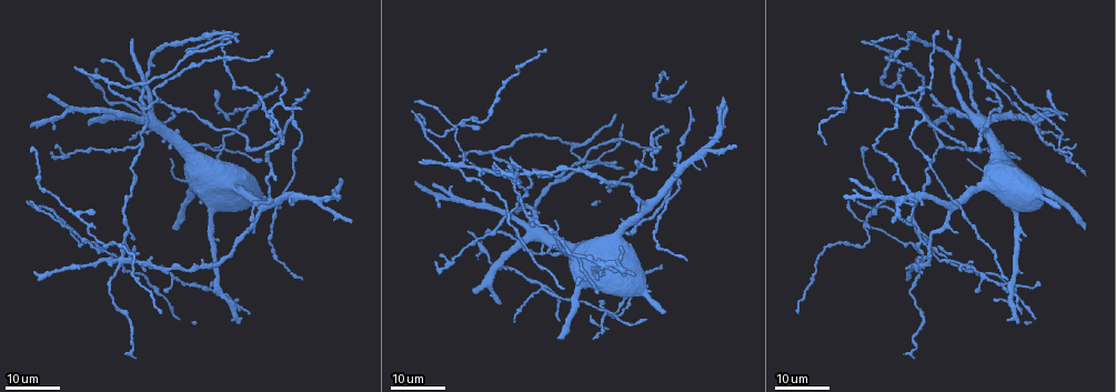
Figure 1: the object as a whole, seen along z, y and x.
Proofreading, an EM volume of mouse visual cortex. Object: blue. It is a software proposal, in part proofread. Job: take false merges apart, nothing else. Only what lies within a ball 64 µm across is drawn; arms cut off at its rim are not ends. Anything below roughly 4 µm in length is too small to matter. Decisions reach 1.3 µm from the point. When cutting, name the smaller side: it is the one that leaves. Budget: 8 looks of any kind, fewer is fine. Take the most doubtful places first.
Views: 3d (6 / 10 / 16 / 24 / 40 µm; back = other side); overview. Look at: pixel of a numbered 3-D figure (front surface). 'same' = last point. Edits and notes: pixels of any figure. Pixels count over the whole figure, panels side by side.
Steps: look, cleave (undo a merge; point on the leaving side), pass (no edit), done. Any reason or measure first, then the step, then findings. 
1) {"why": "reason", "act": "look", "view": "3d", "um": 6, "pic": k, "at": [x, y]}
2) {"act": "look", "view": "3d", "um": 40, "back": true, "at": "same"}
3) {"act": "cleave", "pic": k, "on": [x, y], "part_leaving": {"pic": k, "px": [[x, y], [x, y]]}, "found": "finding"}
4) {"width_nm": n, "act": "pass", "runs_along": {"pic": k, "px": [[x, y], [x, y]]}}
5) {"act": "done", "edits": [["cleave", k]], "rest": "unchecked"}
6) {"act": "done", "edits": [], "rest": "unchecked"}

{"why": "four-way junction", "act": "look", "view": "3d", "um": 24, "pic": 1, "at": [542, 287]}

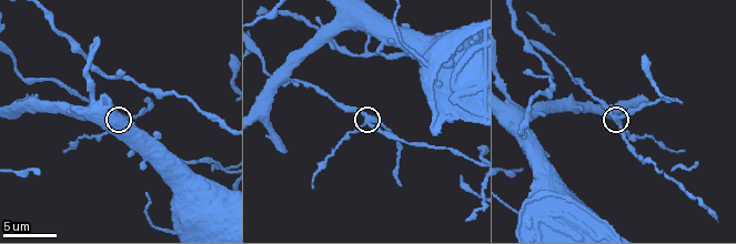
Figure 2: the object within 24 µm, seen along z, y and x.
{"why": "zoom in", "act": "look", "view": "3d", "um": 10, "pic": 2, "at": [371, 121]}

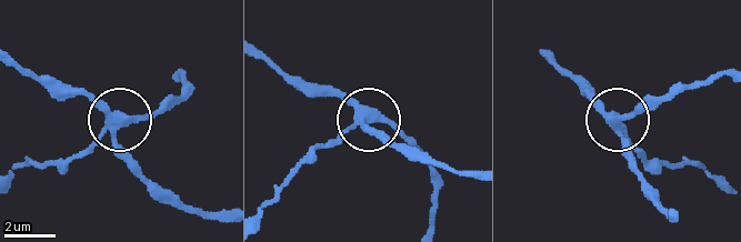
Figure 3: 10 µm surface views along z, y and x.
{"arms": 4, "act": "pass", "runs_along": {"pic": 3, "px": [[14, 61], [84, 91], [123, 121], [142, 121], [178, 104]]}, "found": "one neuron here"}

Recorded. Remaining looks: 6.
{"why": "four-way junction", "act": "look", "view": "3d", "um": 24, "pic": 1, "at": [506, 178]}

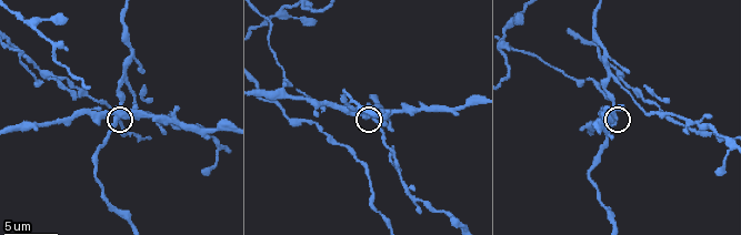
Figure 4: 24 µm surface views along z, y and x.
{"act": "look", "view": "3d", "um": 10, "pic": 4, "at": [366, 117]}

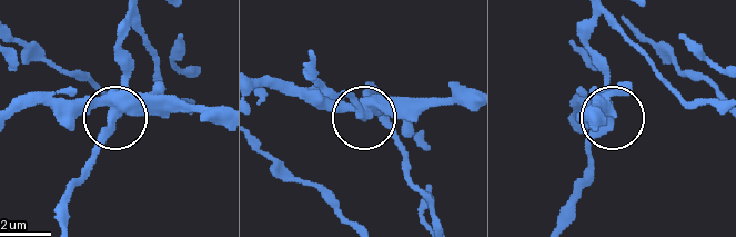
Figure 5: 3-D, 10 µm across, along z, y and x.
{"act": "look", "view": "3d", "um": 10, "back": true, "pic": 5, "at": [361, 116]}

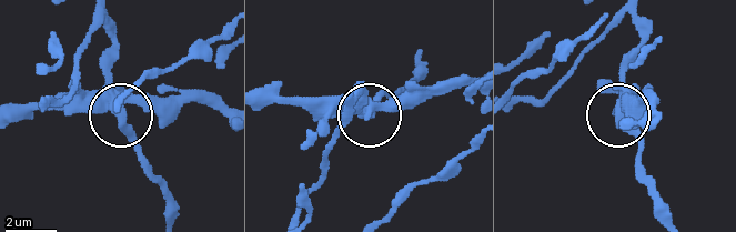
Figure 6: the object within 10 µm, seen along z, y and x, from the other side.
{"arms": 4, "act": "pass", "found": "continuous, no second neuron"}

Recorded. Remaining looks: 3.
{"why": "branch point", "act": "look", "view": "3d", "um": 16, "pic": 4, "at": [31, 26]}

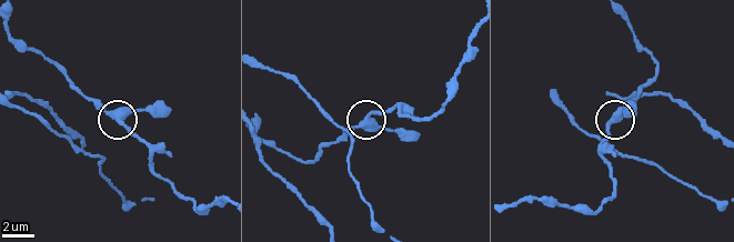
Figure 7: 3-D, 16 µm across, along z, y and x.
{"why": "closer look", "act": "look", "view": "3d", "um": 6, "pic": 7, "at": [121, 120]}

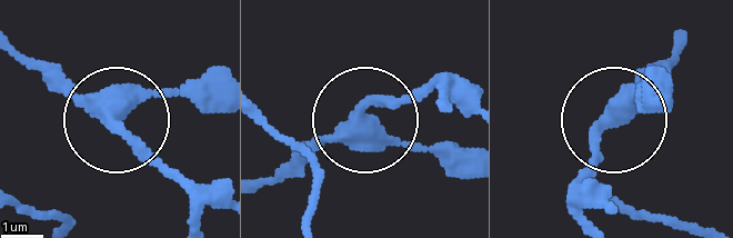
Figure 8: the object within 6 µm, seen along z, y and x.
{"side_arm_um": 20, "act": "pass", "found": "continuous, no second neuron"}

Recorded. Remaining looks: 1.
{"act": "done", "edits": [], "rest": "unchecked"}

